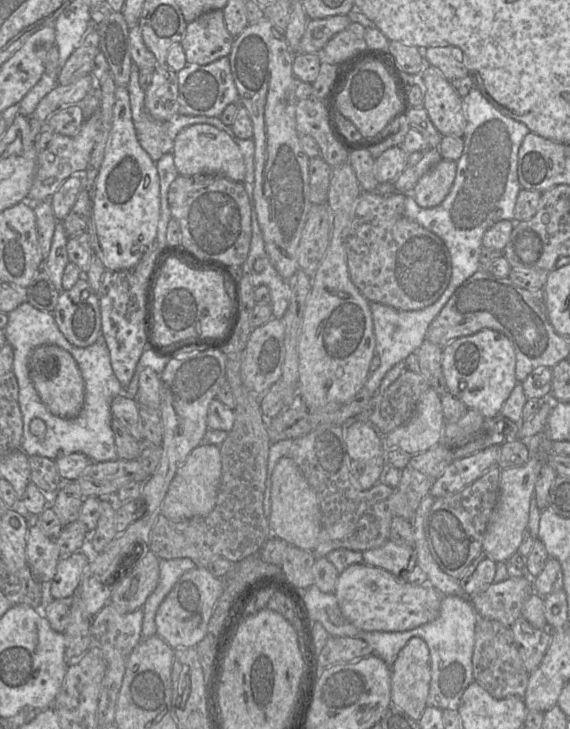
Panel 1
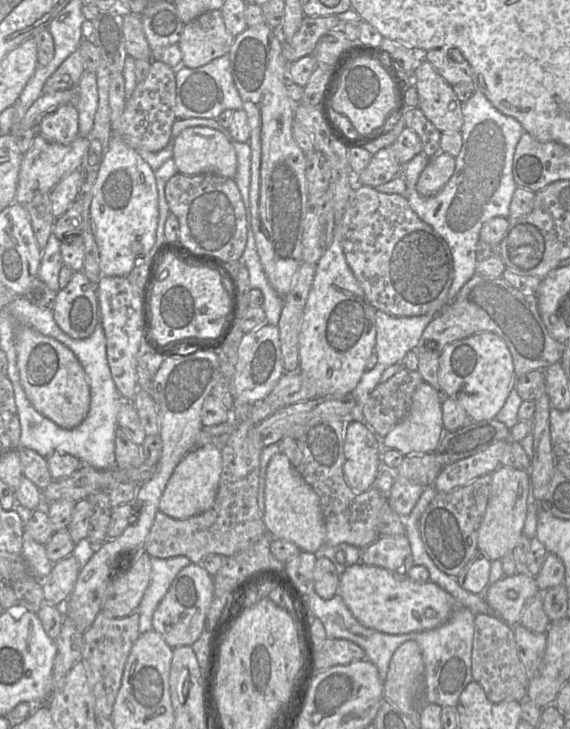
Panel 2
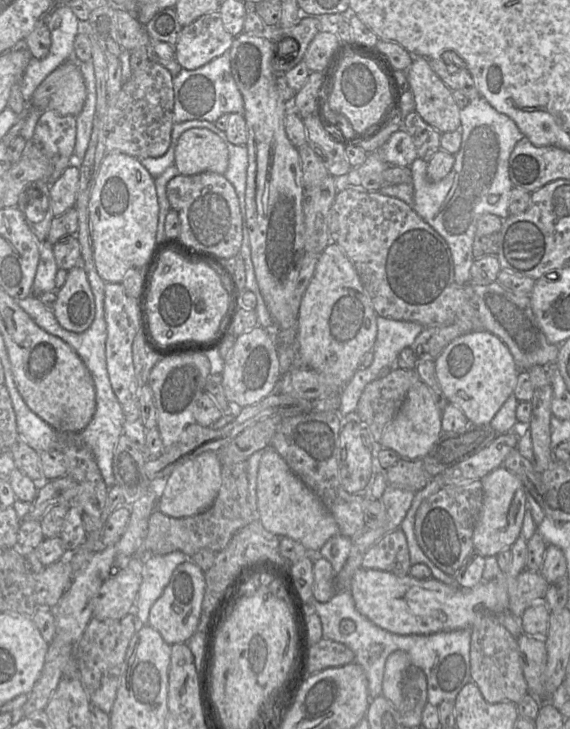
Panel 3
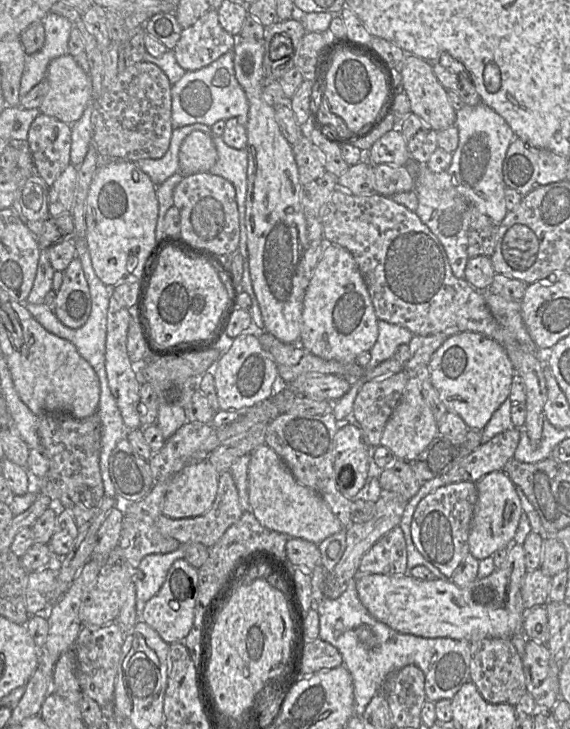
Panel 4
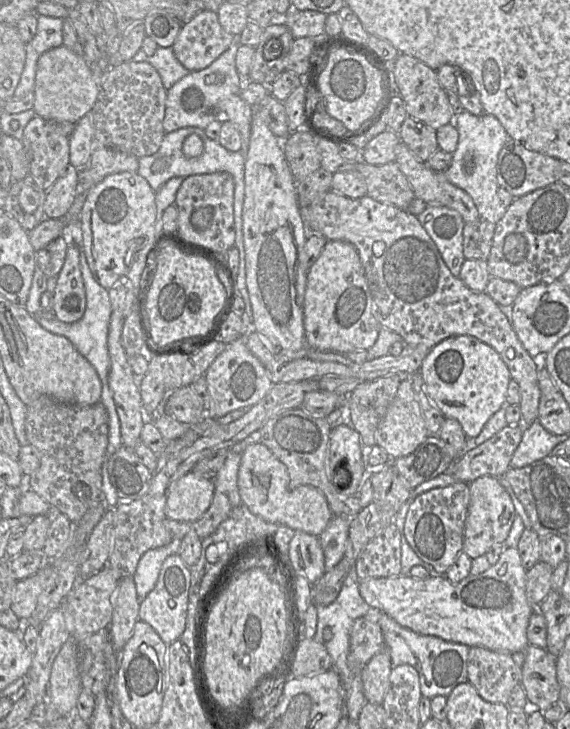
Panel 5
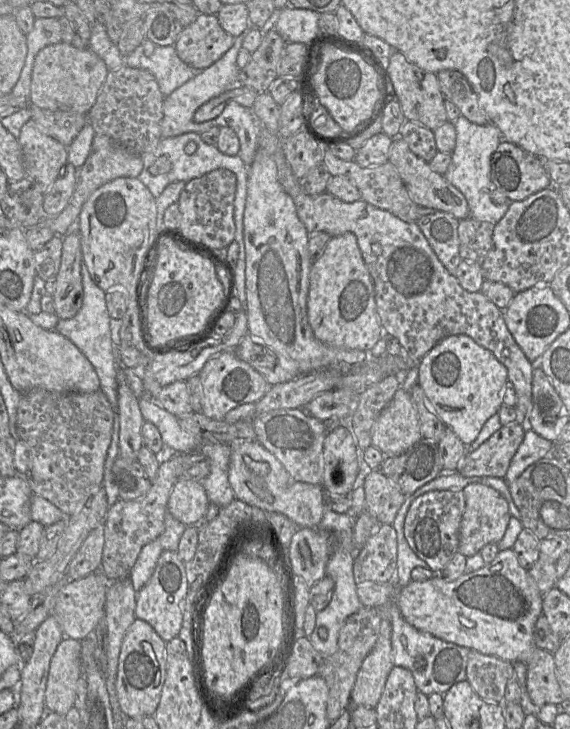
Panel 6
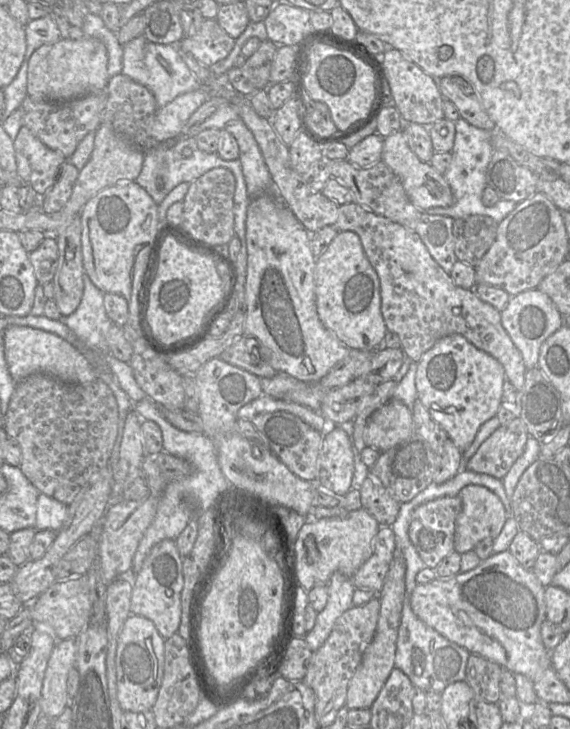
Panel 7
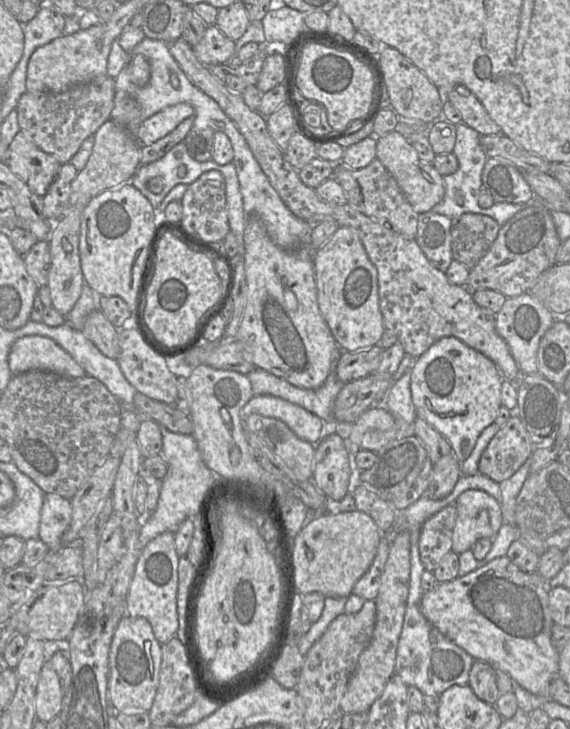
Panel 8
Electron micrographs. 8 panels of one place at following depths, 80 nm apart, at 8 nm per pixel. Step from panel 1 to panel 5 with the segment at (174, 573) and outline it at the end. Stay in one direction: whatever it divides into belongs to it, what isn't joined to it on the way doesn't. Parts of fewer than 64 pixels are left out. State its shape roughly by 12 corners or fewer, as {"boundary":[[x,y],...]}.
{"boundary":[[181,538],[149,550],[133,575],[139,605],[155,588],[165,559]]}

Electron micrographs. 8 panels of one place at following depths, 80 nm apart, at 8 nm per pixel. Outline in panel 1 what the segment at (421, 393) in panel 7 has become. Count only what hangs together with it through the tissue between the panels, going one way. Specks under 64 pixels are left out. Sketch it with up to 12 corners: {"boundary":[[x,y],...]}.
{"boundary":[[492,329],[442,351],[448,392],[485,418],[516,386],[516,356]]}

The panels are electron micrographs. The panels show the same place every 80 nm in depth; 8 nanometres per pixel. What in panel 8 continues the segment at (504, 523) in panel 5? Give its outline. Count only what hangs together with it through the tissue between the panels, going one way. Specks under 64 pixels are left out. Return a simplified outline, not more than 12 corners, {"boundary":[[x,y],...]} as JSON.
{"boundary":[[463,491],[452,551],[472,550],[493,539],[503,524],[501,506],[489,493]]}

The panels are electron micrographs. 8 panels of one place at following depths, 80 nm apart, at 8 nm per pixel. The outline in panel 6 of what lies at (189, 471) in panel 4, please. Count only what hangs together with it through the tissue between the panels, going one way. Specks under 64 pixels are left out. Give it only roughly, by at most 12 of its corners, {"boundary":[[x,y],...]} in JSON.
{"boundary":[[179,479],[167,511],[200,524],[209,499],[200,481]]}

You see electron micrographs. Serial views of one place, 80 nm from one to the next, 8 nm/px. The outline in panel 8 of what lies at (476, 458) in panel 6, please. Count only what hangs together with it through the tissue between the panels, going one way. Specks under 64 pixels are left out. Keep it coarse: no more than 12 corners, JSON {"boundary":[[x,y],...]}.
{"boundary":[[512,414],[483,451],[479,473],[500,483],[532,456]]}

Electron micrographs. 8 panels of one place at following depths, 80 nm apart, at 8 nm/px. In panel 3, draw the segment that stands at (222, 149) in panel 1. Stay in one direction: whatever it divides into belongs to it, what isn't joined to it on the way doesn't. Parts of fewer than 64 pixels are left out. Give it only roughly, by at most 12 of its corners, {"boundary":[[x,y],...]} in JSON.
{"boundary":[[207,128],[181,134],[175,166],[181,175],[222,174],[224,141]]}

